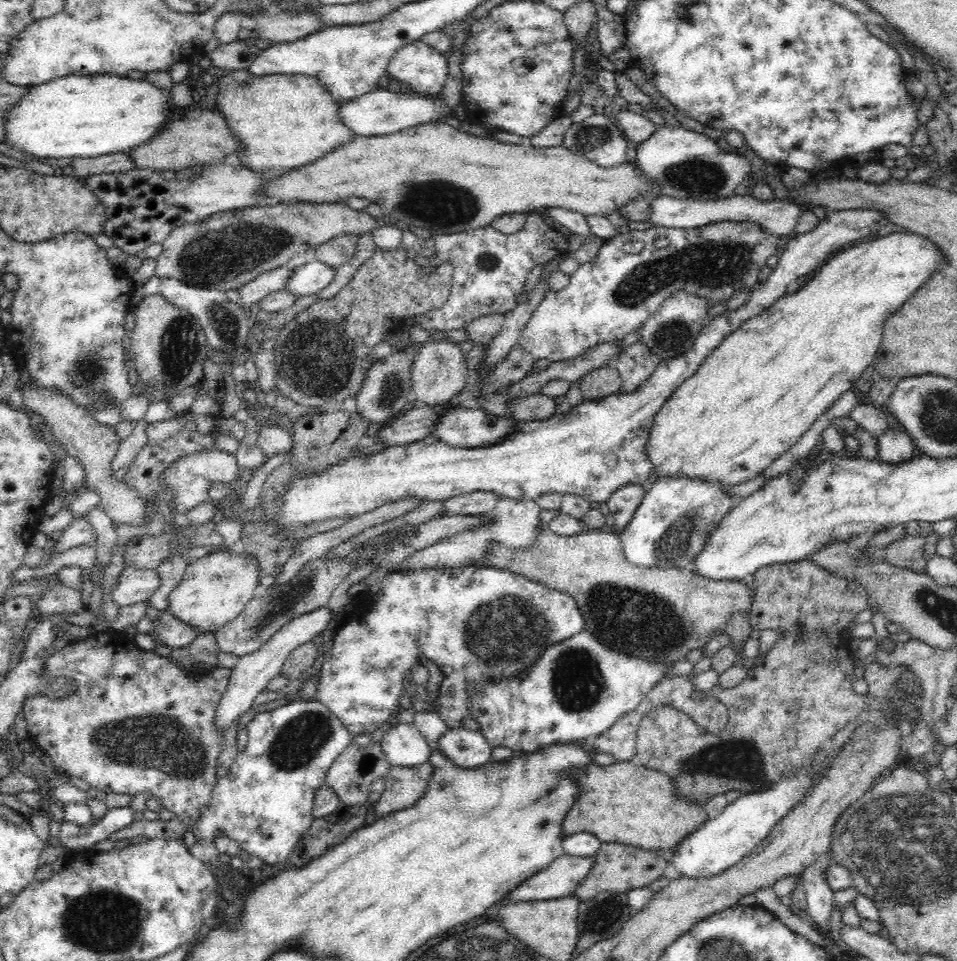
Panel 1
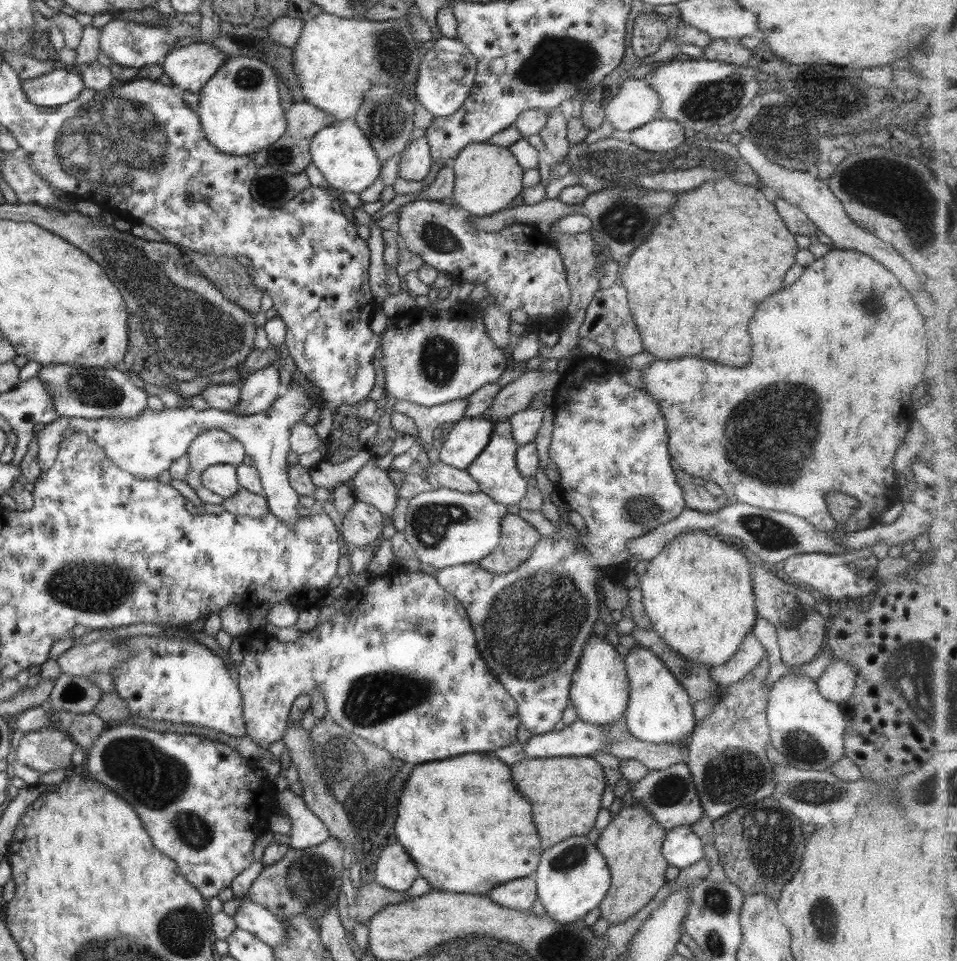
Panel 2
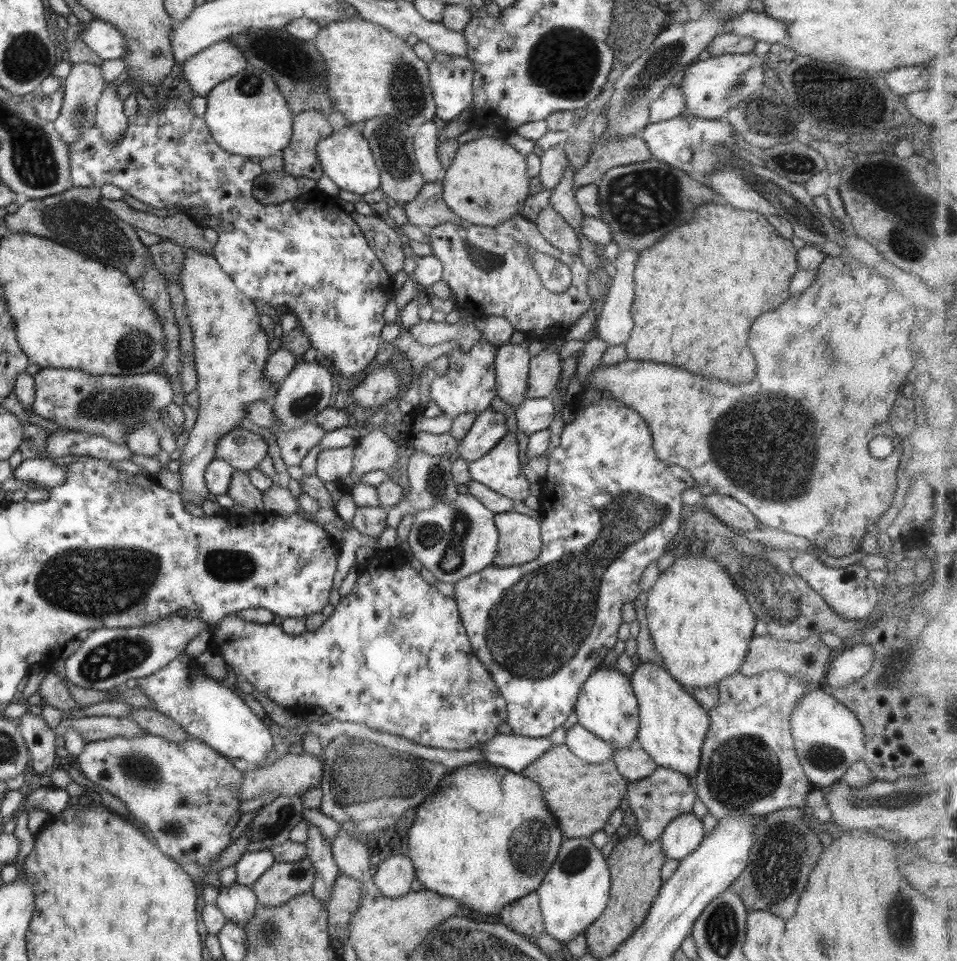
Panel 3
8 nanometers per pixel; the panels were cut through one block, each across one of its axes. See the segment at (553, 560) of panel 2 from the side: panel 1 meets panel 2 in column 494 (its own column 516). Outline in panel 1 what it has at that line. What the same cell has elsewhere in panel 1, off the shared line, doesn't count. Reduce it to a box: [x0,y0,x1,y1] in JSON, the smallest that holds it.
[314,565,584,735]

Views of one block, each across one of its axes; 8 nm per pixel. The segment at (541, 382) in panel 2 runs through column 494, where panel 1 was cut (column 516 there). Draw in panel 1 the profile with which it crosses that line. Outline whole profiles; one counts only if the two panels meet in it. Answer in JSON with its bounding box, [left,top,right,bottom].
[507,393,556,423]

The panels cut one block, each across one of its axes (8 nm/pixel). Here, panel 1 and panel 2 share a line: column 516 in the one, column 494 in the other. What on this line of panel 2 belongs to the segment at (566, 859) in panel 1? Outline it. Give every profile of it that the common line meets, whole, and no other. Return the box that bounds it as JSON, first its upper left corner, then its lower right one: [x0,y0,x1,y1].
[486,873,537,911]

